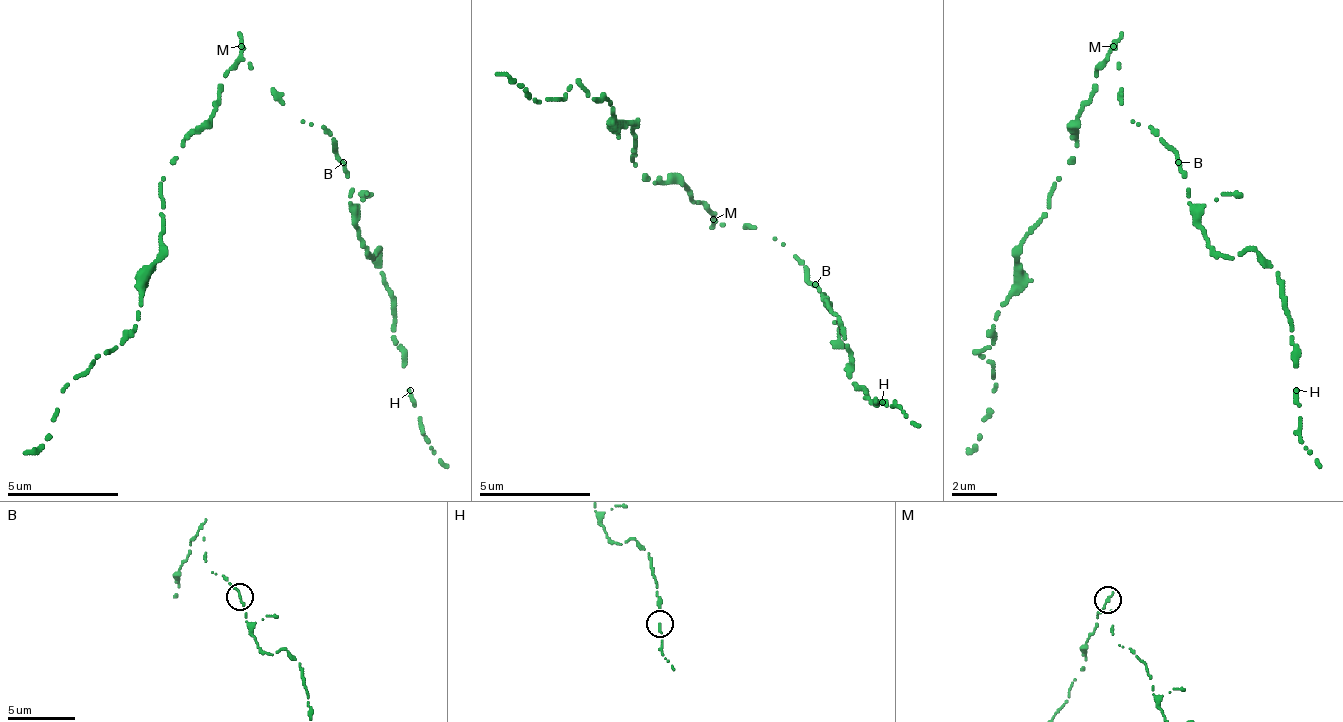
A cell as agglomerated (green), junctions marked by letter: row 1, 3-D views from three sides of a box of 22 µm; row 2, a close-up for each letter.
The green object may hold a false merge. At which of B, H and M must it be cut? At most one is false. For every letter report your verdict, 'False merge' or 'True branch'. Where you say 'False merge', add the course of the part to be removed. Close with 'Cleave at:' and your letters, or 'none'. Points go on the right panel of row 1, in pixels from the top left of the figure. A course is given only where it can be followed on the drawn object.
B: True branch
H: True branch
M: False merge. Course of the part to remove: (1111, 44), (1078, 145), (1028, 234), (994, 340), (977, 351), (994, 368), (994, 390), (977, 441), (966, 452)
Cleave at: M

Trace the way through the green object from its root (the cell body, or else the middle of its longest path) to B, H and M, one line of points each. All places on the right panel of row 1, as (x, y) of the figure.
B: (1117, 67), (1123, 106), (1134, 123), (1150, 128), (1178, 156), (1178, 162)
H: (1117, 67), (1134, 123), (1178, 156), (1195, 229), (1223, 256), (1257, 251), (1279, 273), (1296, 390)
M: (1117, 67), (1117, 50), (1111, 44)

